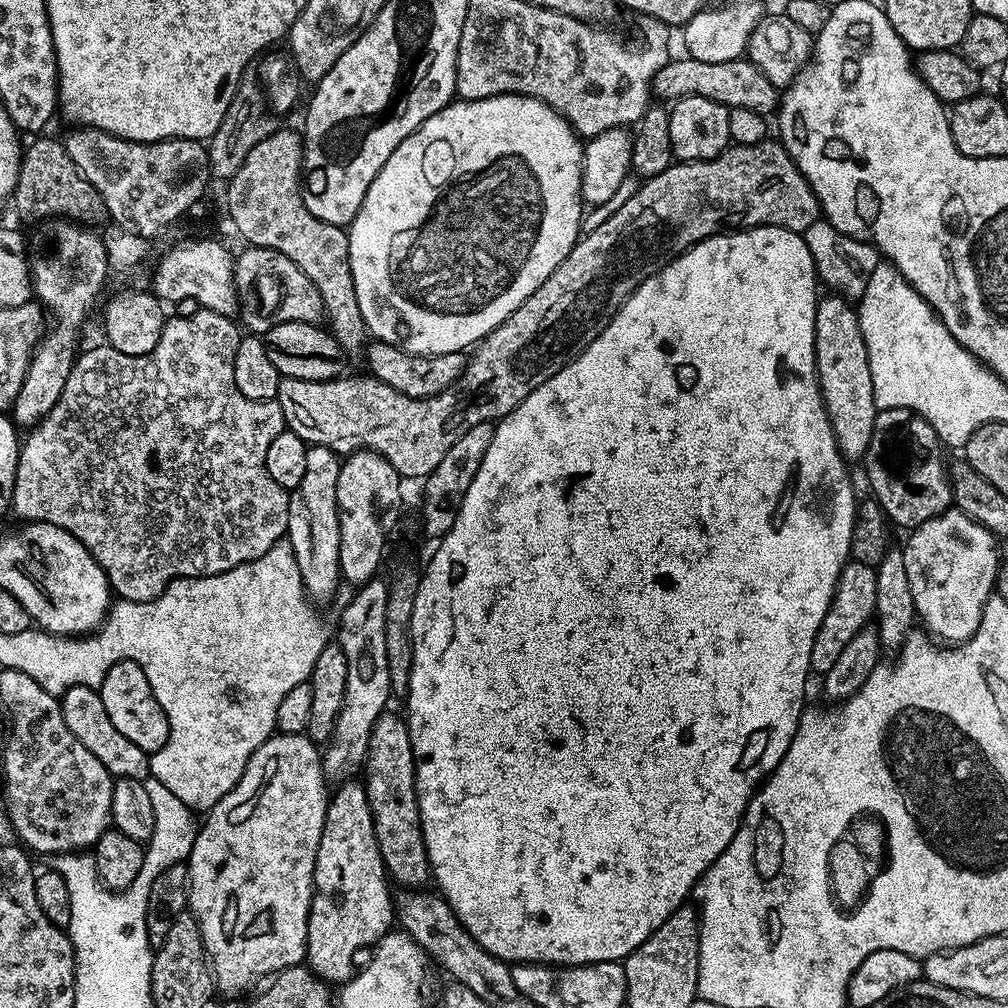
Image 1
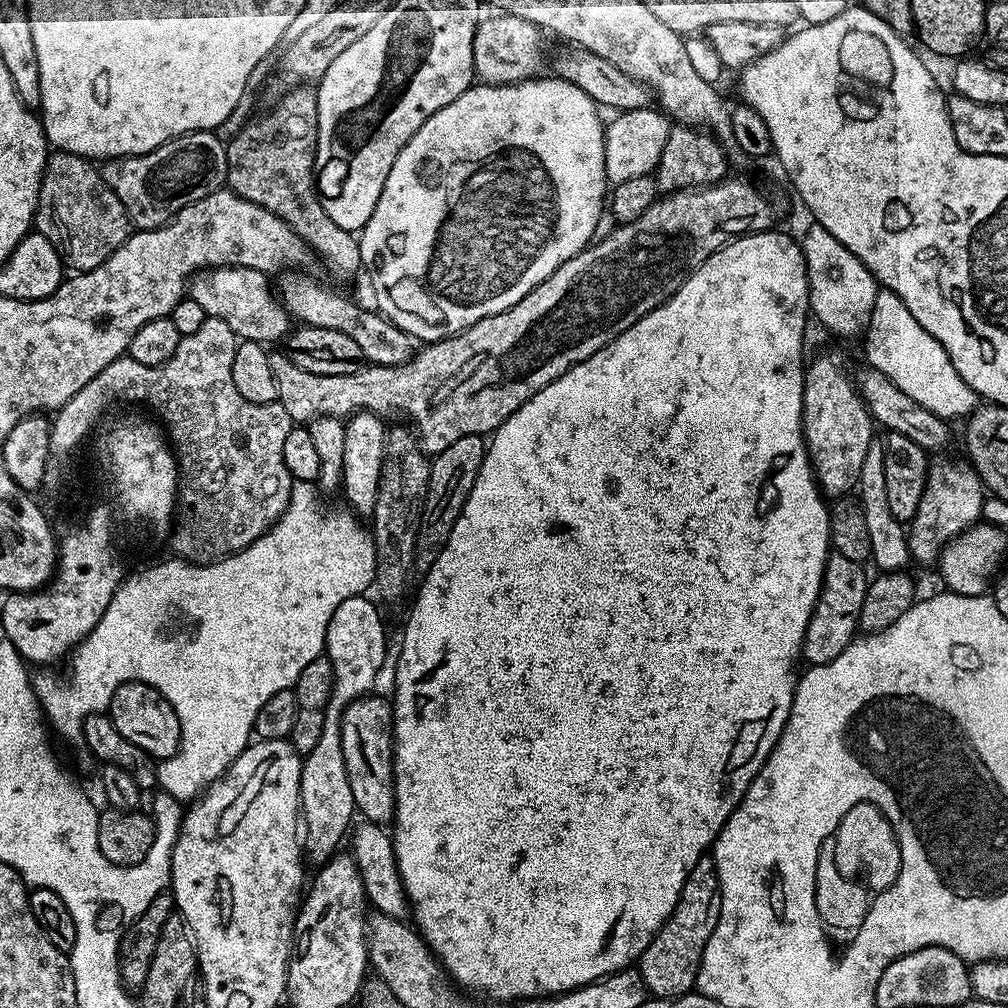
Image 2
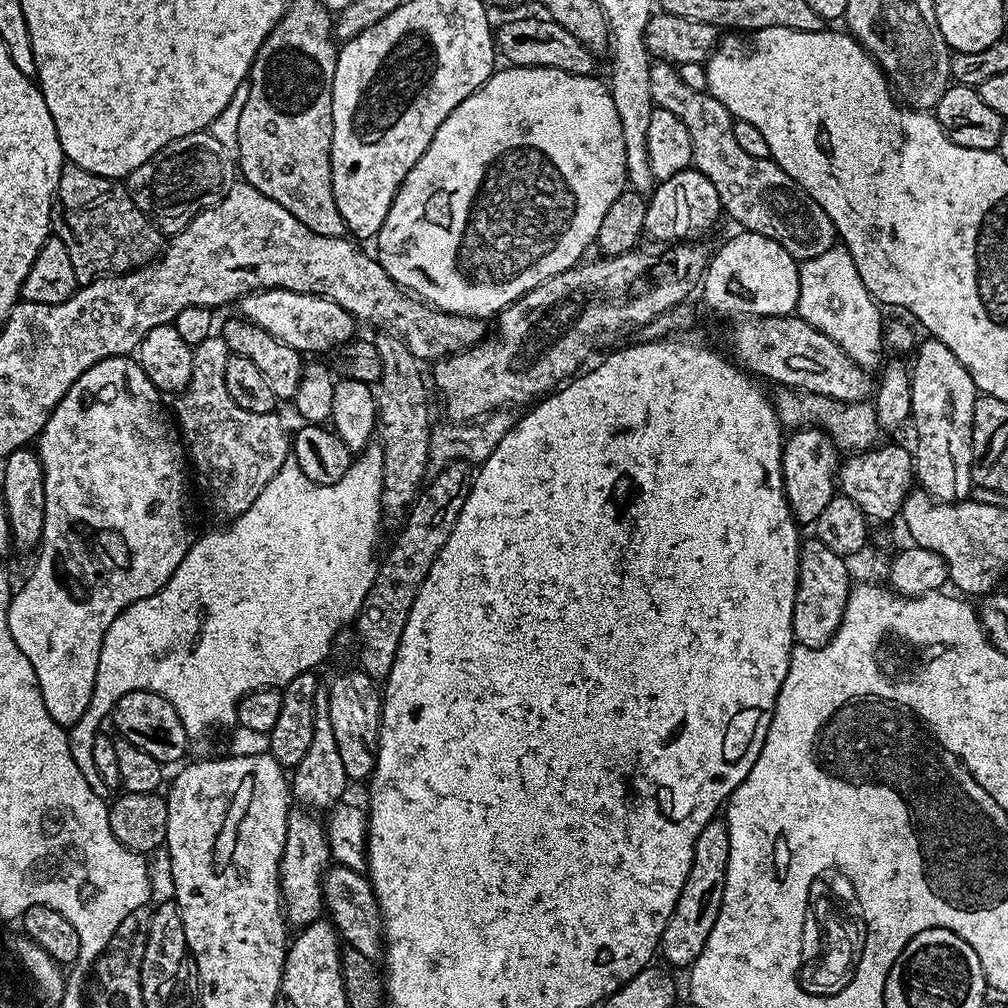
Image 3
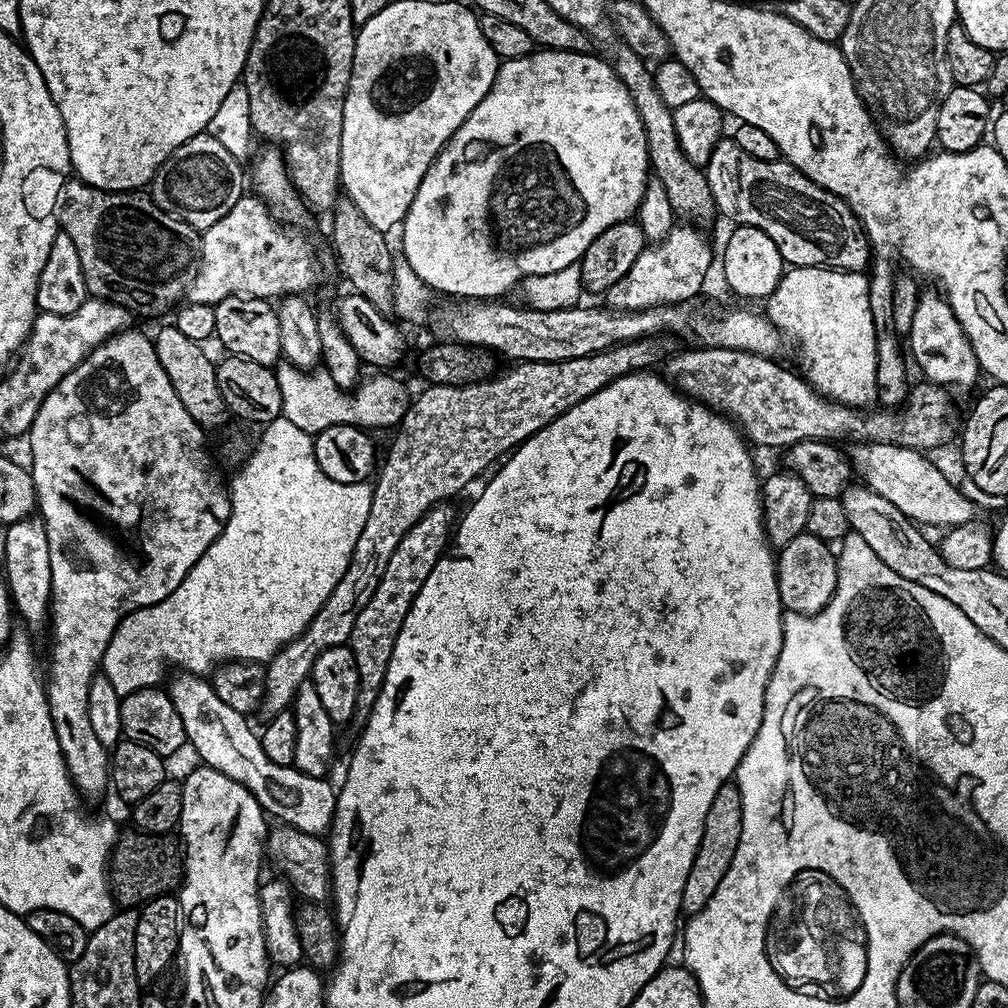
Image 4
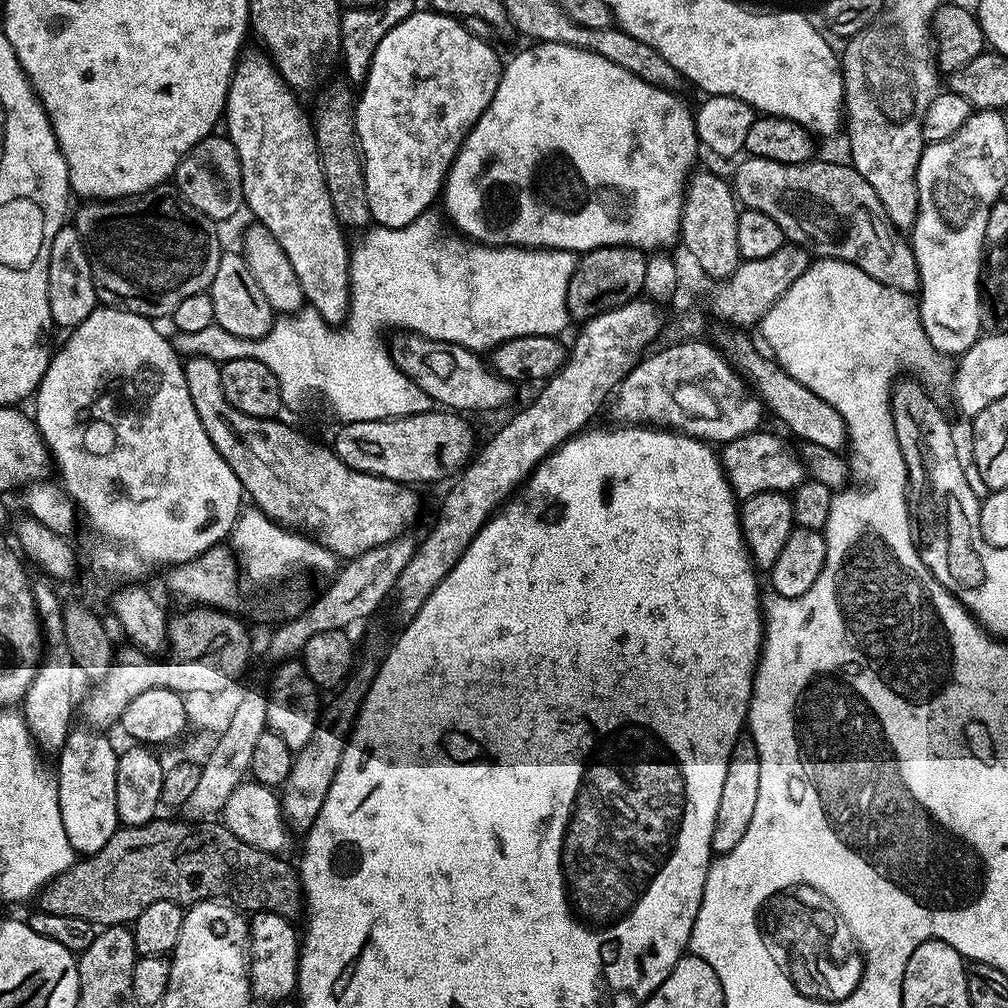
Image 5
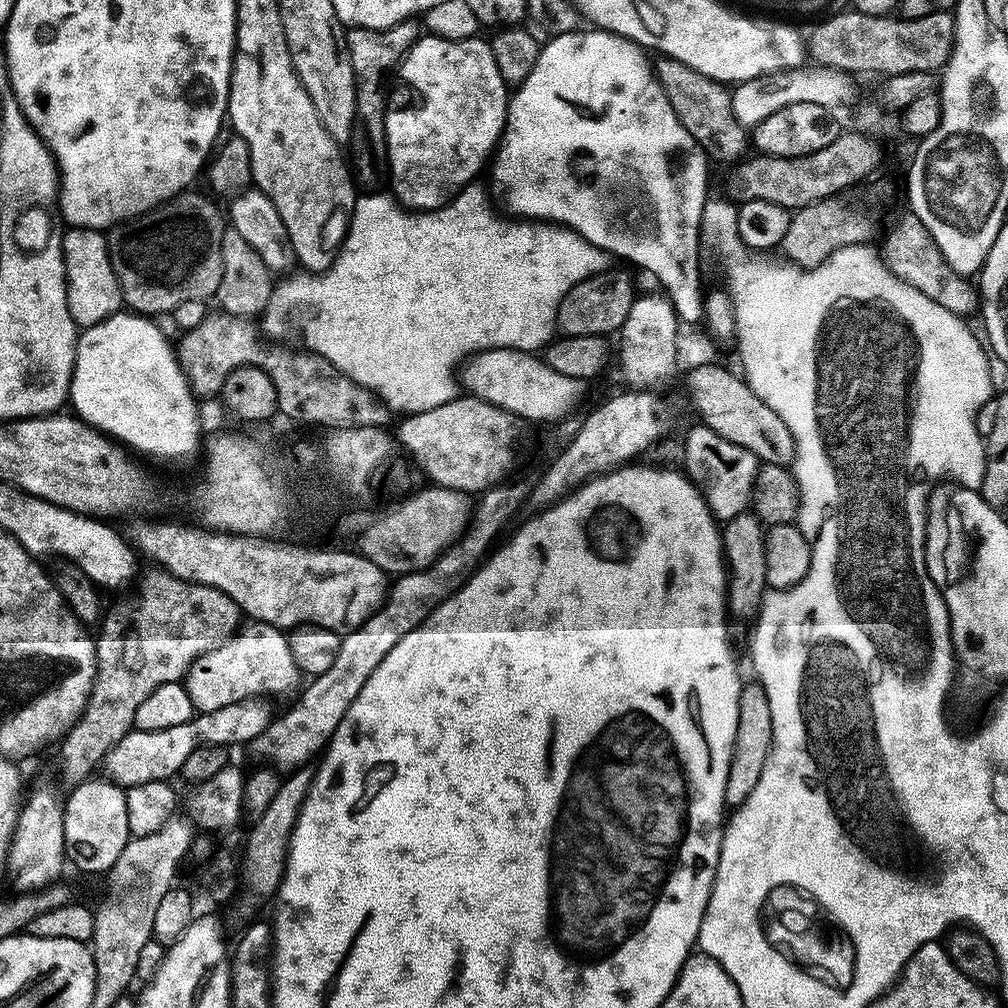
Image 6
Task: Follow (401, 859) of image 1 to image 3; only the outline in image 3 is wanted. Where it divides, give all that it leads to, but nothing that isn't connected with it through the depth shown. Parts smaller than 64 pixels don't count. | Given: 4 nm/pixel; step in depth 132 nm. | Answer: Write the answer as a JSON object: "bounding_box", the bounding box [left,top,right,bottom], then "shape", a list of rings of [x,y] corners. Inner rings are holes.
{"bounding_box":[326,670,382,782],"shape":[[[355,670],[356,672],[340,672],[332,680],[332,685],[327,685],[326,695],[328,697],[328,705],[330,706],[330,727],[334,729],[334,742],[338,742],[338,755],[342,757],[342,766],[346,769],[346,774],[348,775],[349,781],[356,782],[356,780],[361,780],[361,782],[367,781],[372,775],[374,766],[376,765],[376,747],[380,745],[380,709],[382,707],[382,692],[378,687],[377,681],[369,678],[363,670]]]}

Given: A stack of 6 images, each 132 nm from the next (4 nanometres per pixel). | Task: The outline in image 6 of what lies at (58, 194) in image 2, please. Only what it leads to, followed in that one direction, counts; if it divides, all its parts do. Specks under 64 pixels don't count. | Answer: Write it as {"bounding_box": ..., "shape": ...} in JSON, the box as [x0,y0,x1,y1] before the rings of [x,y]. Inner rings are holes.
{"bounding_box":[107,190,226,318],"shape":[[[185,190],[151,208],[133,220],[122,220],[107,229],[108,257],[120,283],[123,303],[131,311],[154,318],[160,312],[172,312],[182,302],[190,299],[207,301],[215,297],[218,282],[222,280],[222,238],[226,216],[219,212],[204,196]]]}

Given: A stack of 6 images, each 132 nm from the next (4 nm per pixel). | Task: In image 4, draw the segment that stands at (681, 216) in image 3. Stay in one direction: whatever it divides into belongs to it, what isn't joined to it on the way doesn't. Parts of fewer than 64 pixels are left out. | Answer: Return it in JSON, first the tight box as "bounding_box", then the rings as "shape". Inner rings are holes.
{"bounding_box":[602,222,712,312],"shape":[[[680,222],[672,227],[666,234],[666,238],[649,243],[638,254],[634,260],[634,266],[614,286],[610,286],[607,292],[603,293],[602,300],[607,307],[613,310],[626,312],[637,312],[643,308],[656,308],[660,304],[682,304],[692,302],[704,288],[704,279],[712,268],[712,248],[708,240],[703,236],[699,227],[688,222]]]}

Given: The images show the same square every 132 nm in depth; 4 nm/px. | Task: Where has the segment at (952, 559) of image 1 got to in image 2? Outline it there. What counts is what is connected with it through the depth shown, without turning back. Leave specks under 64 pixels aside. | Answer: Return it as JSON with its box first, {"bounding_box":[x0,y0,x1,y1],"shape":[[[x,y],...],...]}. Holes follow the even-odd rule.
{"bounding_box":[906,460,986,565],"shape":[[[940,460],[937,464],[935,461],[929,467],[926,486],[922,490],[922,502],[918,502],[918,510],[906,528],[908,554],[915,563],[917,560],[920,564],[935,565],[945,544],[961,532],[967,532],[981,519],[980,511],[984,508],[986,492],[975,471],[965,468],[959,468],[948,460]]]}

